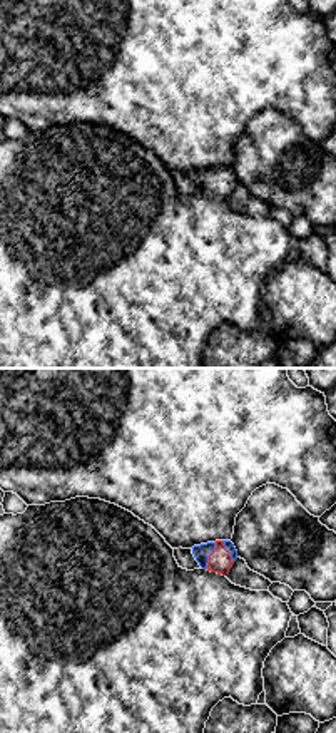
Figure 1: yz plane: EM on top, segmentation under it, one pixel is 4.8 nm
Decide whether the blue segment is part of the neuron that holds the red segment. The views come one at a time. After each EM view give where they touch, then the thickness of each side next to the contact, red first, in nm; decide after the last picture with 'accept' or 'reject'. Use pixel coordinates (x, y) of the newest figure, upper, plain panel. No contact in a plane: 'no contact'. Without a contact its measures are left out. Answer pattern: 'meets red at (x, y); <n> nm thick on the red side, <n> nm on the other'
meets red at (209, 181); 110 nm thick on the red side, 80 nm on the other

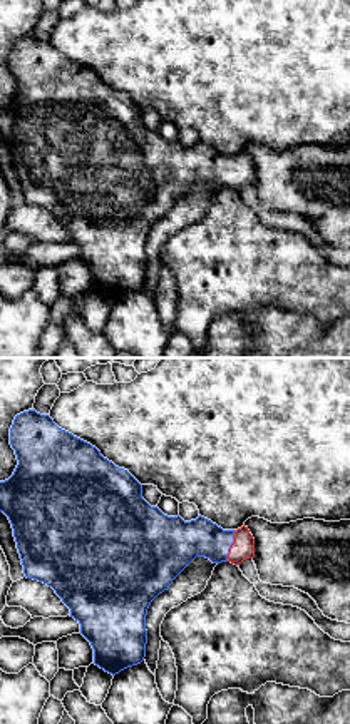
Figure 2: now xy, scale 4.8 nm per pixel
meets red at (231, 171); 110 nm thick on the red side, 220 nm on the other

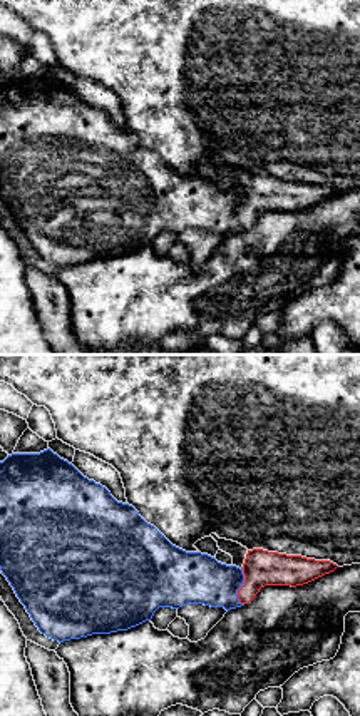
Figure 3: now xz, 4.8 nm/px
meets red at (243, 211); 170 nm thick on the red side, 260 nm on the other

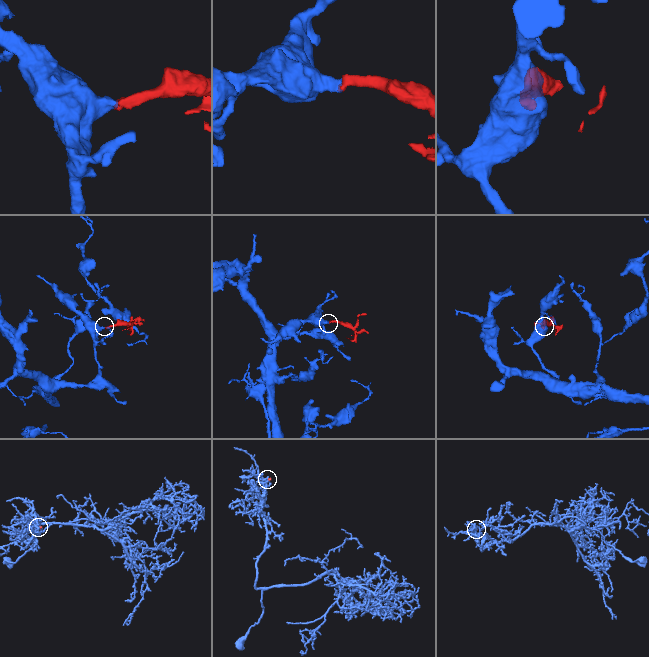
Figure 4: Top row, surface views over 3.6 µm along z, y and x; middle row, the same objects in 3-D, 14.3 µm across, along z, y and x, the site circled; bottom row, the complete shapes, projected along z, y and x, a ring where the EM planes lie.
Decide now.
accept

